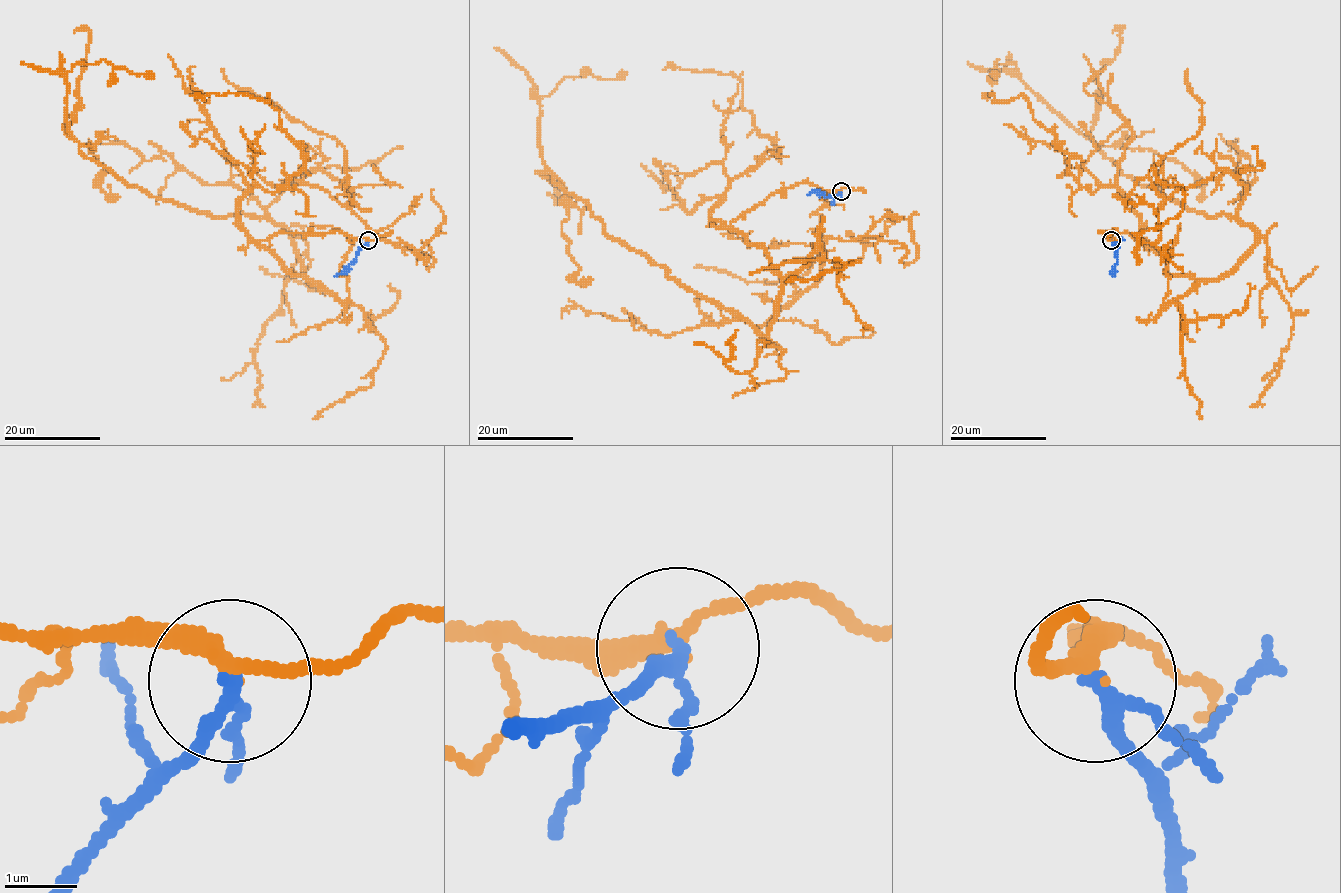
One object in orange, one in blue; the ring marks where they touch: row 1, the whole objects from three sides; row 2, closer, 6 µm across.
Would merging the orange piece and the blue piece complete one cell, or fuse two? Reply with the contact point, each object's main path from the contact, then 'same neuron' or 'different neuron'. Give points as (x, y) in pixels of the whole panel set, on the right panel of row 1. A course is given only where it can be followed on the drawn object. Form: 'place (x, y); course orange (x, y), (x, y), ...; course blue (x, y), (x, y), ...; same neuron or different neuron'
place (1111, 240); course orange (1110, 239), (1127, 232), (1170, 274), (1217, 279), (1256, 233), (1126, 177), (1015, 63), (997, 60), (992, 76); course blue (1110, 240), (1116, 253), (1115, 267), (1110, 272), (1115, 277); same neuron

